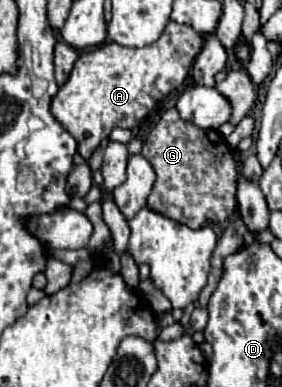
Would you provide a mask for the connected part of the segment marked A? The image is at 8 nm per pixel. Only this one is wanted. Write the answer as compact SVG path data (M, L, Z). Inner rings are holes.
M169 22L163 36L155 44L149 44L143 48L127 48L115 42L107 42L105 46L99 46L79 56L67 84L61 86L59 92L55 94L57 98L51 100L51 112L57 118L57 122L65 130L69 130L73 138L77 140L77 152L85 160L89 160L93 150L99 146L103 138L111 134L113 128L121 126L121 128L135 130L141 124L141 120L155 108L162 98L165 98L177 86L181 86L199 50L201 50L201 36L193 28L187 28L187 24L177 24L177 22Z

